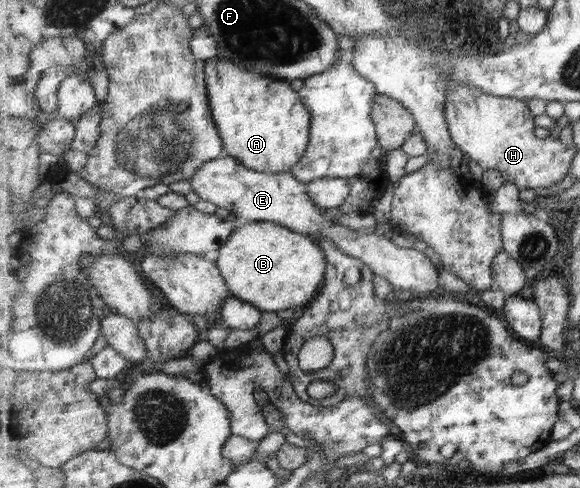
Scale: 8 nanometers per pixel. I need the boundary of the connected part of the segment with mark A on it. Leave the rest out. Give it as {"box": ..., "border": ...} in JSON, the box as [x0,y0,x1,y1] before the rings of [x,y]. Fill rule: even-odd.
{"box":[205,60,312,173],"border":[[[206,60],[205,77],[213,118],[228,154],[249,169],[267,173],[292,170],[309,147],[312,113],[289,81],[255,73],[231,60]]]}

